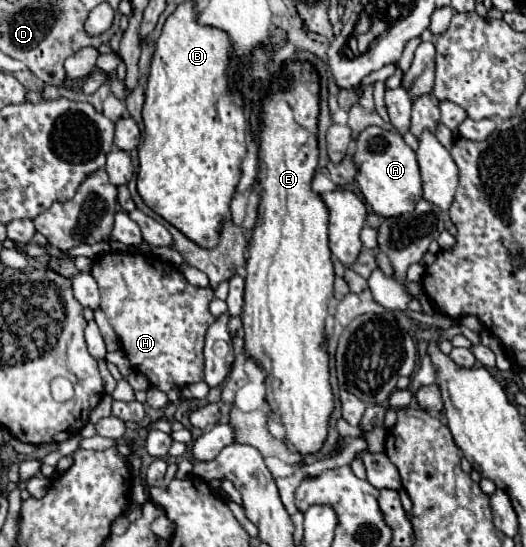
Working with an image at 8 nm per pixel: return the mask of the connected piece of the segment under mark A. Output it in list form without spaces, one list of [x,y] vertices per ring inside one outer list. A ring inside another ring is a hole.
[[[367,127],[355,141],[353,161],[357,165],[355,181],[359,183],[365,201],[377,215],[399,217],[411,213],[411,209],[415,209],[415,205],[421,201],[423,189],[415,151],[403,141],[399,133],[385,131],[381,127]]]

